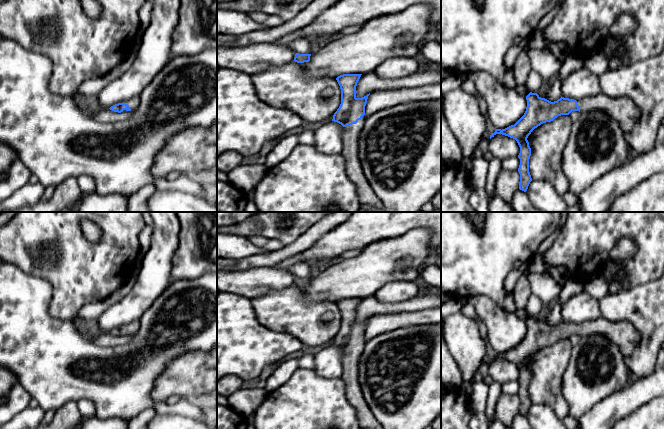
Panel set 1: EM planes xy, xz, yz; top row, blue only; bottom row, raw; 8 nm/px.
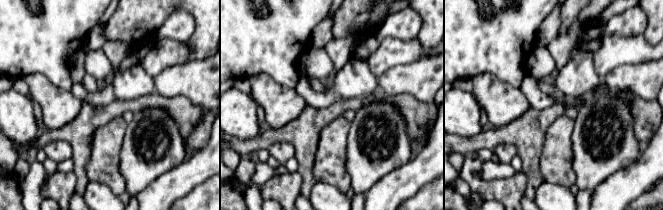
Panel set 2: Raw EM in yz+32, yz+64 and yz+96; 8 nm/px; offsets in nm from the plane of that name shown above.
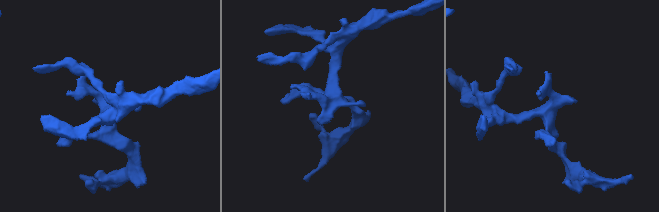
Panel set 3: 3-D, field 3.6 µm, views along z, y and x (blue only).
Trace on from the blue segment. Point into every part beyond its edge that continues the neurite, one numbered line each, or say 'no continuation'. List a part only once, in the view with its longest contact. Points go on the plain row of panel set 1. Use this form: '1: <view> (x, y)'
1: xz (367, 420)

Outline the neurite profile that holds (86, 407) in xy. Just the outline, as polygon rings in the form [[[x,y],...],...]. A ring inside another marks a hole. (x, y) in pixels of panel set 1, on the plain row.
[[[78,399],[77,401],[78,409],[83,416],[83,418],[89,418],[95,416],[96,409],[95,405],[91,400],[88,399]]]

